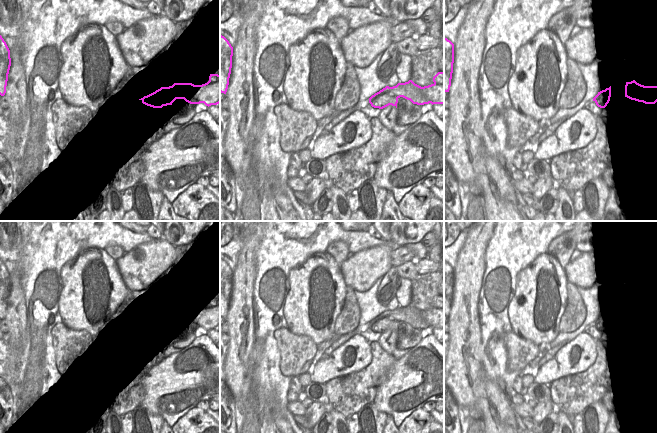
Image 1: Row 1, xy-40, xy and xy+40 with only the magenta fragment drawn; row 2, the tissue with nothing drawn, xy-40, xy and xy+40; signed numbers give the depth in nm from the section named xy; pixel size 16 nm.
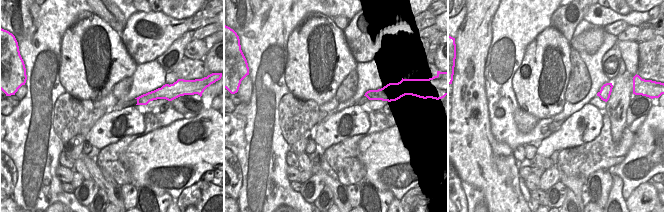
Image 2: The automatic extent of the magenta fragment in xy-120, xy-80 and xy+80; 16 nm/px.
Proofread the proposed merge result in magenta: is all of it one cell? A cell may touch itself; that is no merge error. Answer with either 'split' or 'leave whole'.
split

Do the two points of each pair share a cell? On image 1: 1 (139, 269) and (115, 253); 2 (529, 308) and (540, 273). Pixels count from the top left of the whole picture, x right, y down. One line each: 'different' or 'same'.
1: different
2: same

